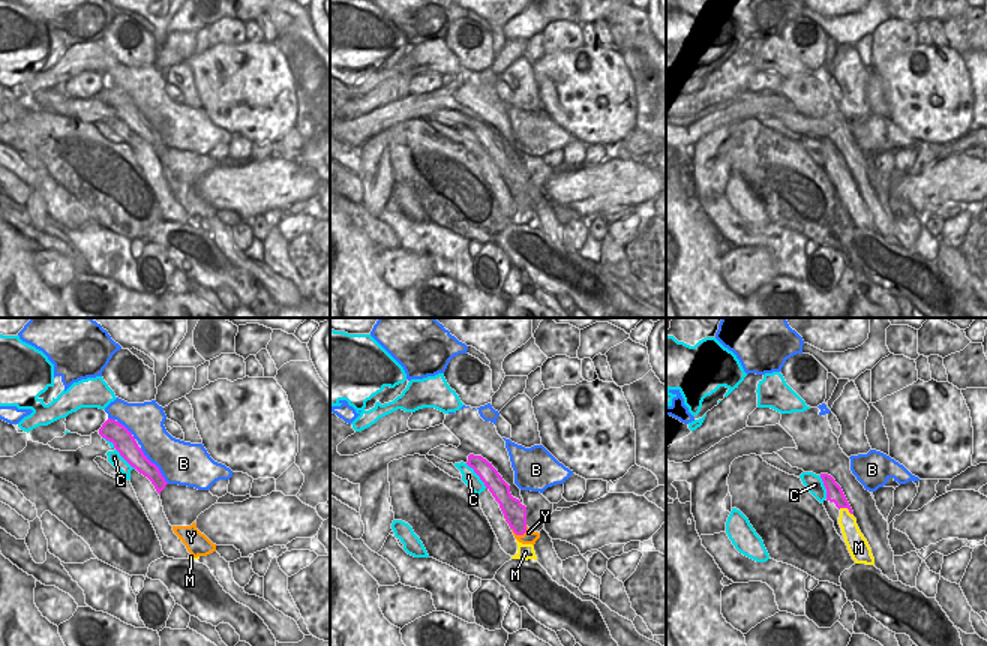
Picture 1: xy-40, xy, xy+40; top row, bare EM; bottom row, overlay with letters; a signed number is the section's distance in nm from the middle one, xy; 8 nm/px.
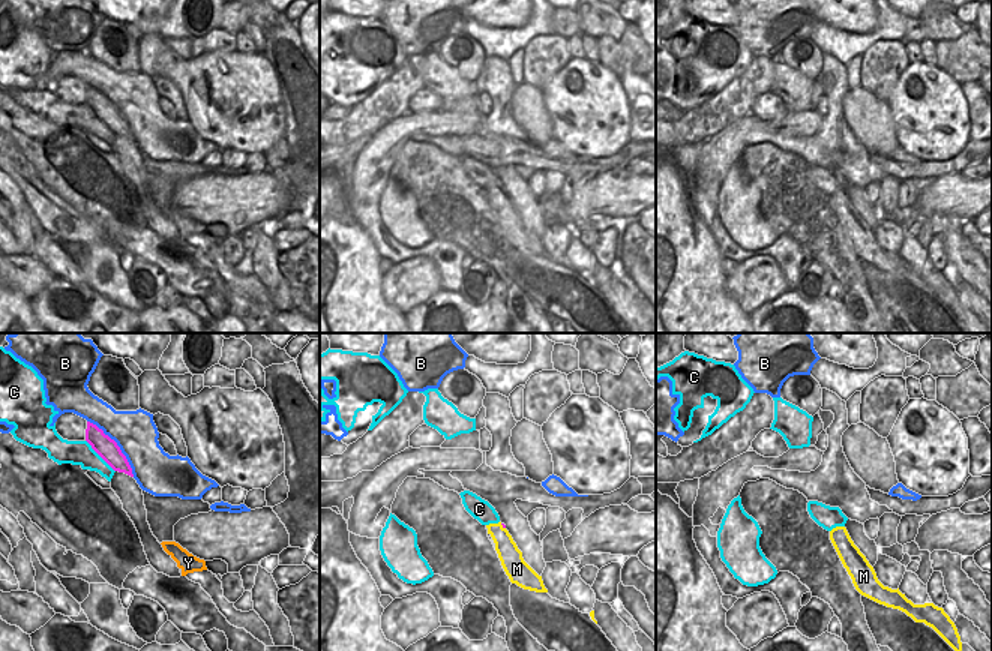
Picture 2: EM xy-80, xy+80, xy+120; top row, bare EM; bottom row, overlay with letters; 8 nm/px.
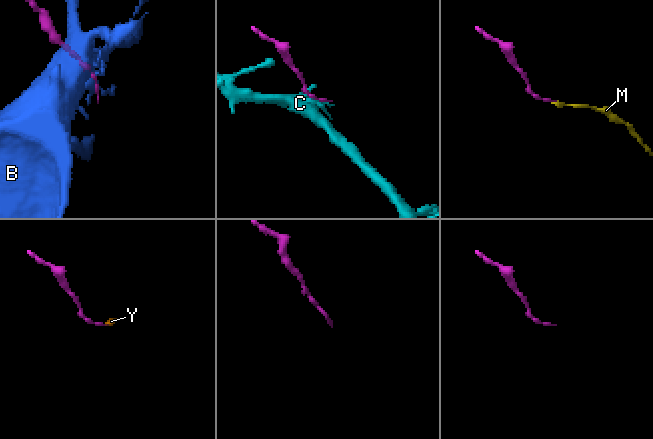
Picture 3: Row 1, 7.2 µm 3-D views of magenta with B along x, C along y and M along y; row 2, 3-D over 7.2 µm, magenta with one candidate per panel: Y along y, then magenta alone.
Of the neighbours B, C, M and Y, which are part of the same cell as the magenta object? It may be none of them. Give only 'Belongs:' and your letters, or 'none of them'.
Belongs: M.

